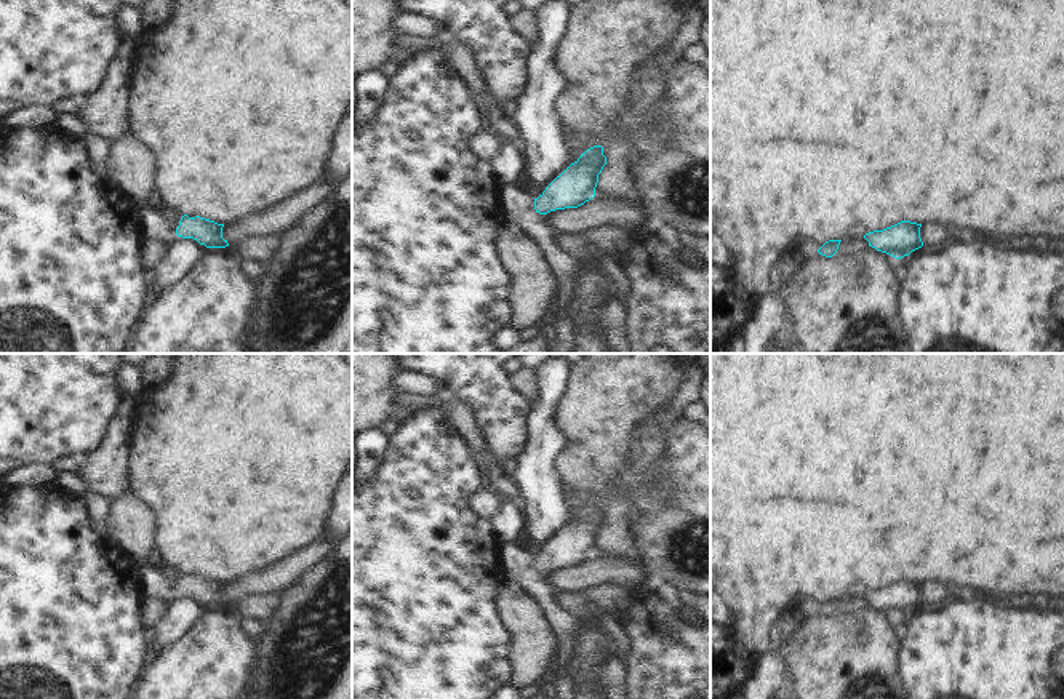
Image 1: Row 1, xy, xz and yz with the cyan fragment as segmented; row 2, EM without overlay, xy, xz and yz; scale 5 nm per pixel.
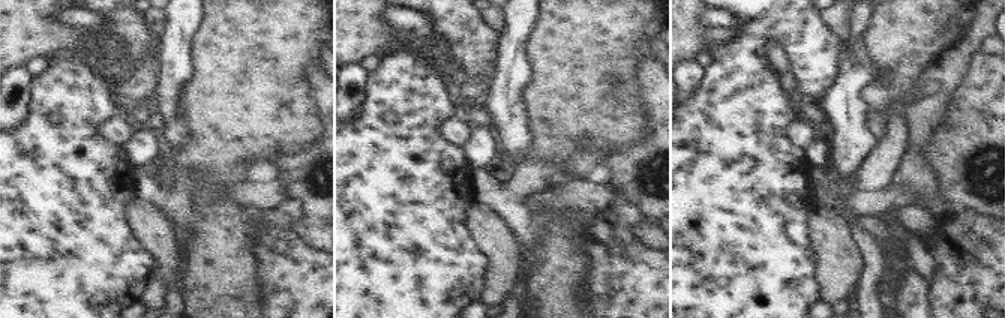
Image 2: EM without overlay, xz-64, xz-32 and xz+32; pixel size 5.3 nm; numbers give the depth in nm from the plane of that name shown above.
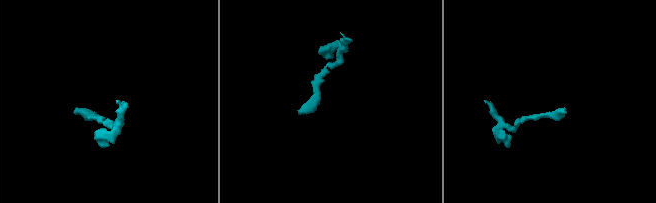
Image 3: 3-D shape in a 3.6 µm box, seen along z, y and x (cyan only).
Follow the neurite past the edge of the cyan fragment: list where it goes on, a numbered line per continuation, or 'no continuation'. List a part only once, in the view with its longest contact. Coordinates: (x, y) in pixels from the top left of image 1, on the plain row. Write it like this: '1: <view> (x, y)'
1: xy (154, 581)

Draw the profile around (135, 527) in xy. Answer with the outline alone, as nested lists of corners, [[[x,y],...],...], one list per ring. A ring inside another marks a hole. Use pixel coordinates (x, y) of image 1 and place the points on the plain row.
[[[134,488],[114,499],[109,525],[109,536],[138,565],[157,565],[158,515],[155,507]]]

